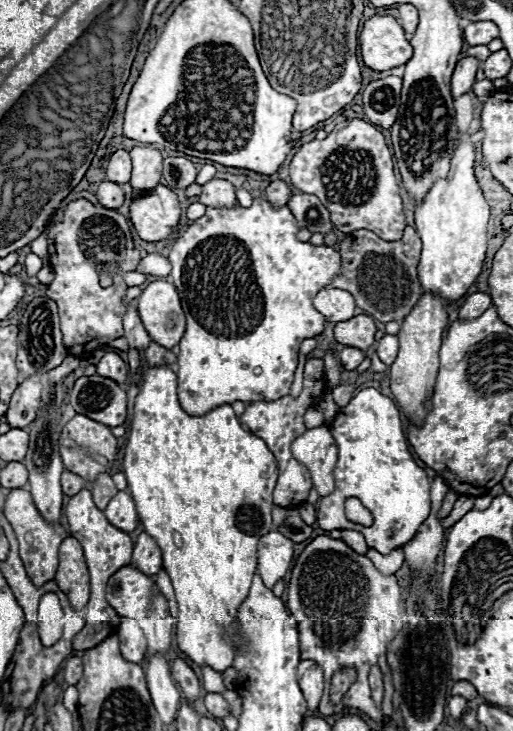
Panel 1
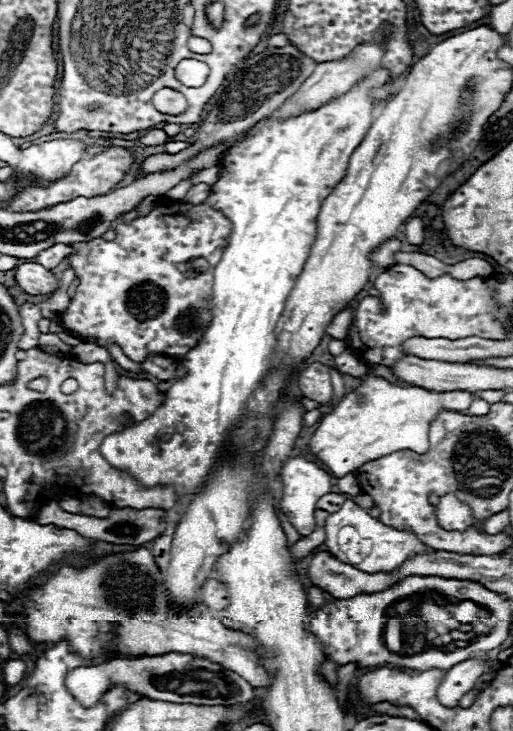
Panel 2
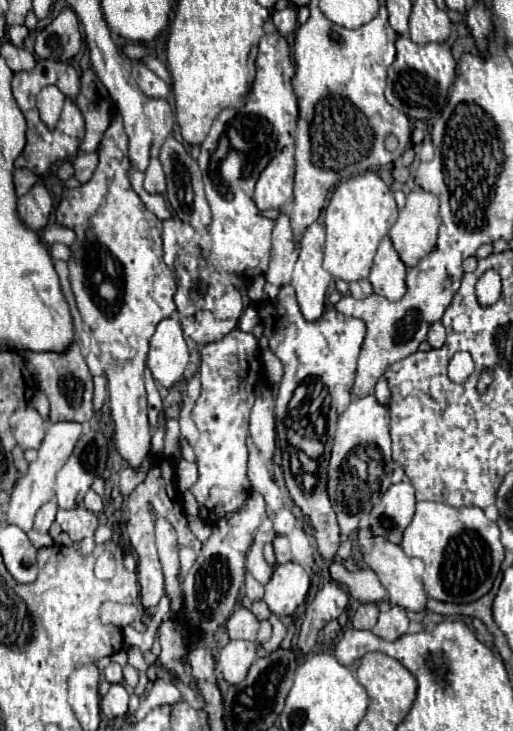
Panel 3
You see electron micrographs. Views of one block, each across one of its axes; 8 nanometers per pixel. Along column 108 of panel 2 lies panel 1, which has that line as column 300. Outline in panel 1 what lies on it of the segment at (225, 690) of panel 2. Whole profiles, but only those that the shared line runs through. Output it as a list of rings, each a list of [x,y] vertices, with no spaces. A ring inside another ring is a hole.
[[[300,660],[298,664],[298,684],[302,688],[302,694],[308,702],[308,710],[316,710],[318,702],[322,698],[324,690],[324,676],[322,668],[314,660]]]

